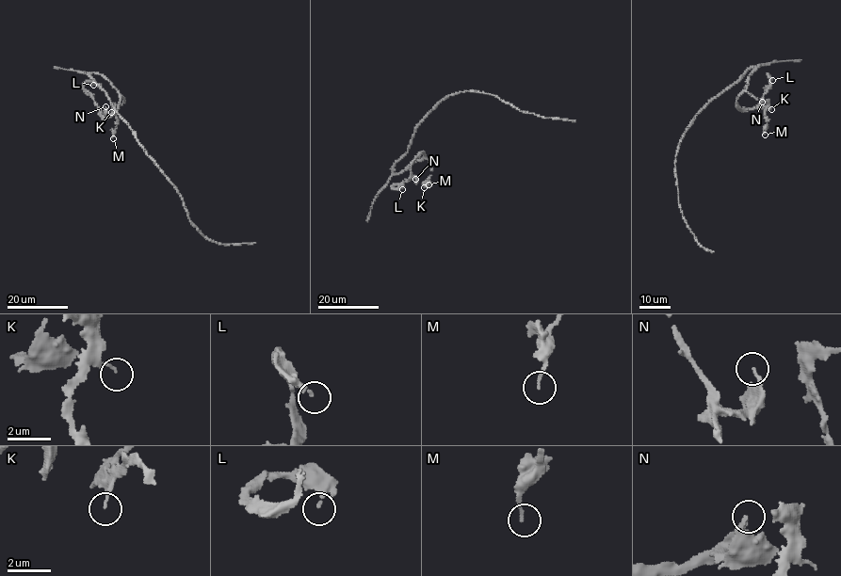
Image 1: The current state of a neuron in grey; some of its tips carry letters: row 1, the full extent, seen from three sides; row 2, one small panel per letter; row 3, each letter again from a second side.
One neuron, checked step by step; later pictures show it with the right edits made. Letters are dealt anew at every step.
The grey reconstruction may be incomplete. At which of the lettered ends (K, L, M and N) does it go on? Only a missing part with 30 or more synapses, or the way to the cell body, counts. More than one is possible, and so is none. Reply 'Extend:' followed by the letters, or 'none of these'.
Extend: none of these

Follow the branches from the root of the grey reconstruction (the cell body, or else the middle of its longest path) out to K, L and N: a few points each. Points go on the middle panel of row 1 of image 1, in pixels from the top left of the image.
K: (420, 120), (408, 151), (394, 165), (394, 172), (399, 174), (414, 162), (427, 159), (432, 170), (424, 187)
L: (420, 120), (394, 165), (399, 174), (424, 153), (411, 163), (411, 179), (392, 187), (402, 189)
N: (420, 120), (408, 151), (394, 167), (399, 174), (423, 158), (423, 152), (411, 163), (415, 179)

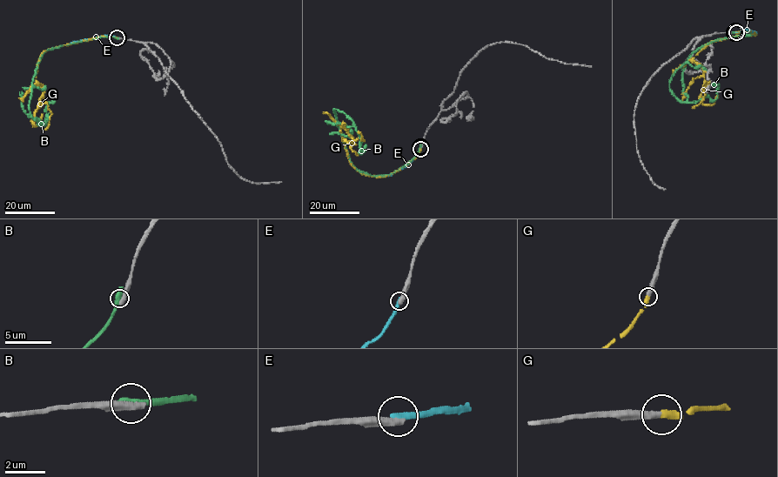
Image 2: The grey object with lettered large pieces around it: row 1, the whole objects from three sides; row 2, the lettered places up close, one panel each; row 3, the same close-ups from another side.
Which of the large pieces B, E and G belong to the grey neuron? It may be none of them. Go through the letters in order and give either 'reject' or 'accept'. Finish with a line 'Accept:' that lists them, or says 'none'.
B: reject
E: reject
G: accept
Accept: G

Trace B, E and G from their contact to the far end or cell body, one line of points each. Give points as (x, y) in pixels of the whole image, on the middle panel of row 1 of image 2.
B: (420, 147), (390, 174), (358, 171), (351, 162), (335, 109), (352, 121), (359, 137), (359, 152), (365, 144)
E: (420, 148), (405, 166), (390, 174), (378, 176)
G: (420, 149), (407, 164), (386, 176), (362, 174), (349, 159), (342, 127), (353, 139), (345, 140), (357, 156)

